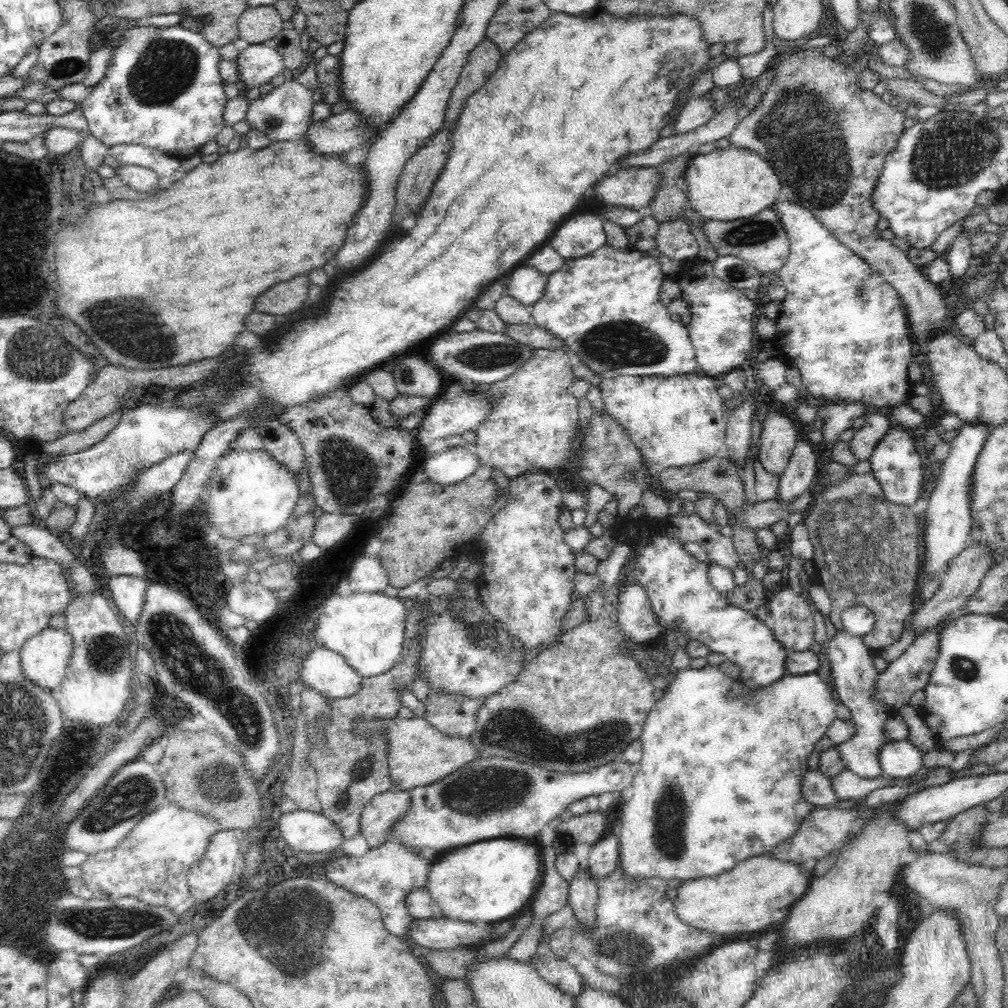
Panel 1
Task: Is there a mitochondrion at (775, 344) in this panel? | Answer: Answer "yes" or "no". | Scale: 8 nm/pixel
no

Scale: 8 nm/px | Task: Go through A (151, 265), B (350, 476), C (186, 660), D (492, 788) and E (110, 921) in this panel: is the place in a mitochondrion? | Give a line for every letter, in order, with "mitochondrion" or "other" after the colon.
A: other
B: mitochondrion
C: mitochondrion
D: mitochondrion
E: mitochondrion

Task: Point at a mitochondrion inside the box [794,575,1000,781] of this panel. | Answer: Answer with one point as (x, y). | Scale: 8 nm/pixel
(964, 669)

